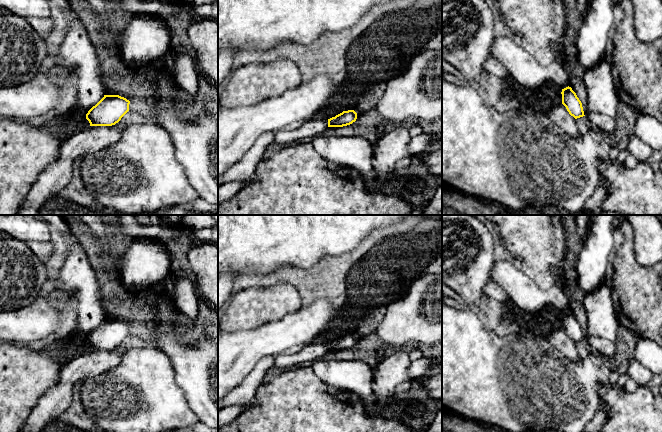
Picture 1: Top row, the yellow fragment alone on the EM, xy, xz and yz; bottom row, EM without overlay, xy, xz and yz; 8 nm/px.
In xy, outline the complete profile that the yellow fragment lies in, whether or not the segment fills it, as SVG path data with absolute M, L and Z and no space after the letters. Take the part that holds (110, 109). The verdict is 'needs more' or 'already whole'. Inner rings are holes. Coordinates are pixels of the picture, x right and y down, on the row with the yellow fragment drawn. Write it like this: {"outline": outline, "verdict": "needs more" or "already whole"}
{"outline": "M104 95L86 114L90 126L112 126L129 111L130 101L119 95Z", "verdict": "already whole"}

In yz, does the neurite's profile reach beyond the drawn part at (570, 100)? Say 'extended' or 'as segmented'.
as segmented

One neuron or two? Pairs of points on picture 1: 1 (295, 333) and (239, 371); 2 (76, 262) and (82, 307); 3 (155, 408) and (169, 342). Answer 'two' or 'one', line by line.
1: one
2: one
3: two

